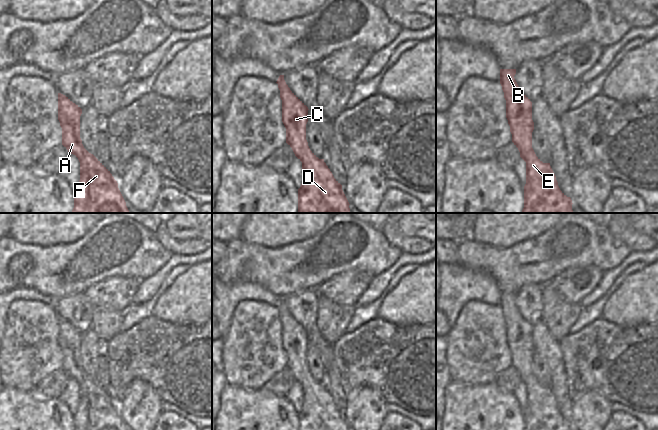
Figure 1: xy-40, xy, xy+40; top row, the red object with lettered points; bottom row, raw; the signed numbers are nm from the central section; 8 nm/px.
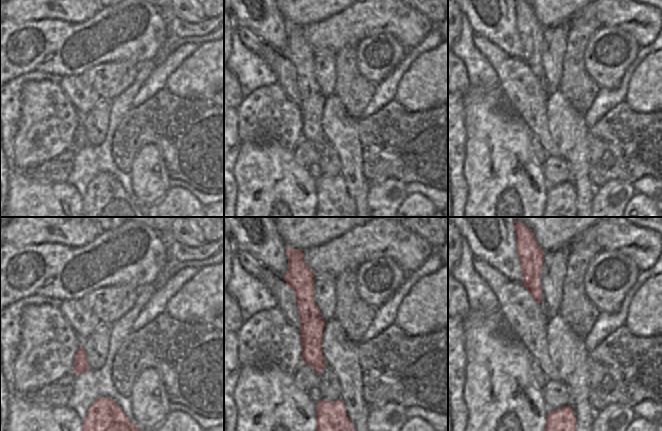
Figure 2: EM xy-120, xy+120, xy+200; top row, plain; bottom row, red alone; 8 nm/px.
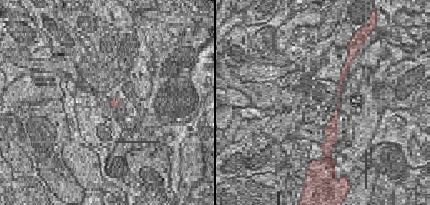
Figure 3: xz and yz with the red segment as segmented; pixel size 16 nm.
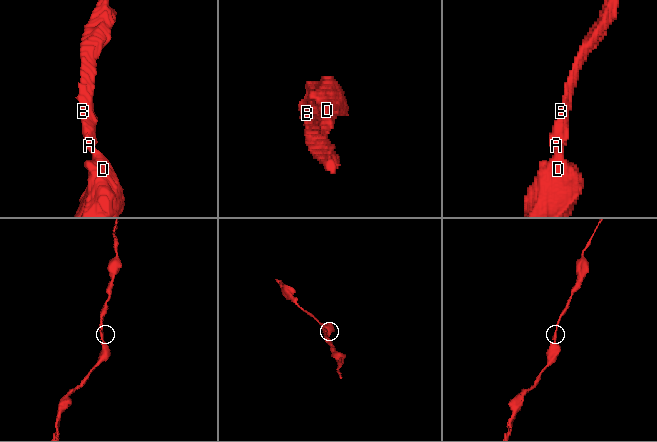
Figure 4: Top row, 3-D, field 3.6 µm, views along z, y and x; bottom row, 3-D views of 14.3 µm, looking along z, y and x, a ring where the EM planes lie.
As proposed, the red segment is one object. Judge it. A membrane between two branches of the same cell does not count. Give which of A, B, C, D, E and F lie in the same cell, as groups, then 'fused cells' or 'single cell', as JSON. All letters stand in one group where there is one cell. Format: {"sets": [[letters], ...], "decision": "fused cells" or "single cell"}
{"sets": [["A", "B", "C", "D", "E", "F"]], "decision": "single cell"}

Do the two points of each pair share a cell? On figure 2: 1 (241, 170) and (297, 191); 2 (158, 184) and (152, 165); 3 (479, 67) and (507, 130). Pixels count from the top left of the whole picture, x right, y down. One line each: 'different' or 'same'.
1: same
2: same
3: different

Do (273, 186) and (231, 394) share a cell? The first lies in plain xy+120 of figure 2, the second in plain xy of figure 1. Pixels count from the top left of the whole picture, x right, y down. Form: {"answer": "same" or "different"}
{"answer": "same"}

